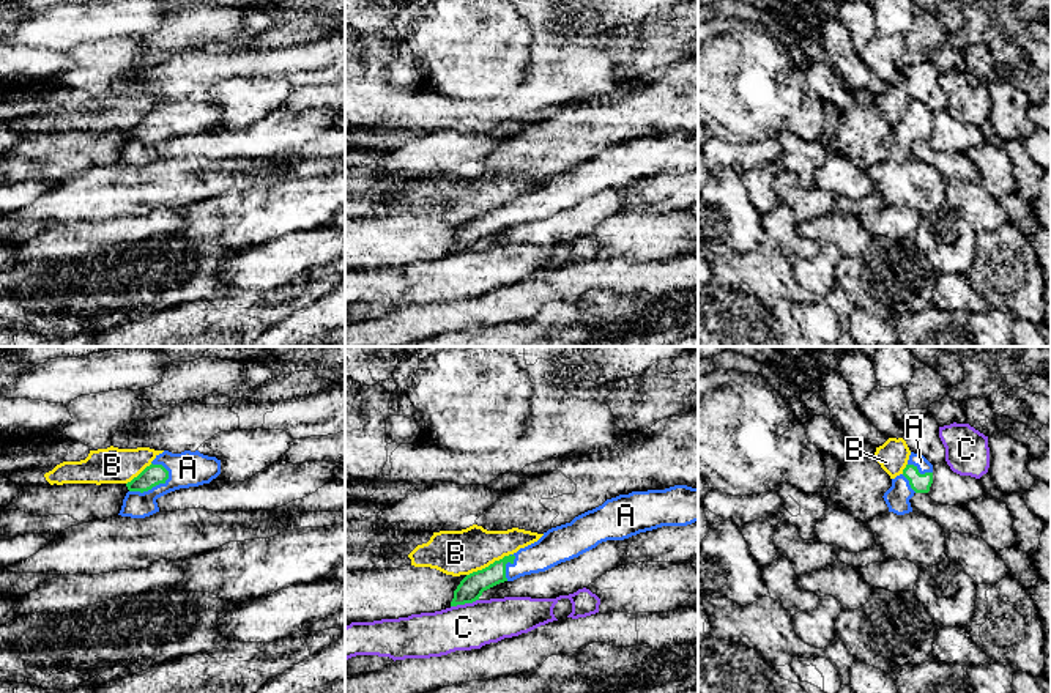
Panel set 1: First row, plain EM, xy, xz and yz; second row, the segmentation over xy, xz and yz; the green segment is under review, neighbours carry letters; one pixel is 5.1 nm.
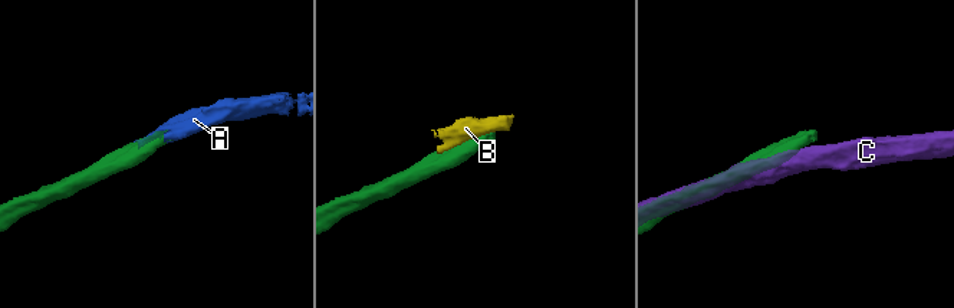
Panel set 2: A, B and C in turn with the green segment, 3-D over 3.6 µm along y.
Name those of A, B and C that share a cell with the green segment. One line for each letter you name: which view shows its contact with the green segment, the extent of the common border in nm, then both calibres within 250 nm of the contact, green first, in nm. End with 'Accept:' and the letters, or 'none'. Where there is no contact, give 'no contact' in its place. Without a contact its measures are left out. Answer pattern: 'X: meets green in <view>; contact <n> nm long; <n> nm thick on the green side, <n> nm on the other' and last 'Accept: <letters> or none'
A: meets green in xy; contact 240 nm long; 110 nm thick on the green side, 180 nm on the other
Accept: A

